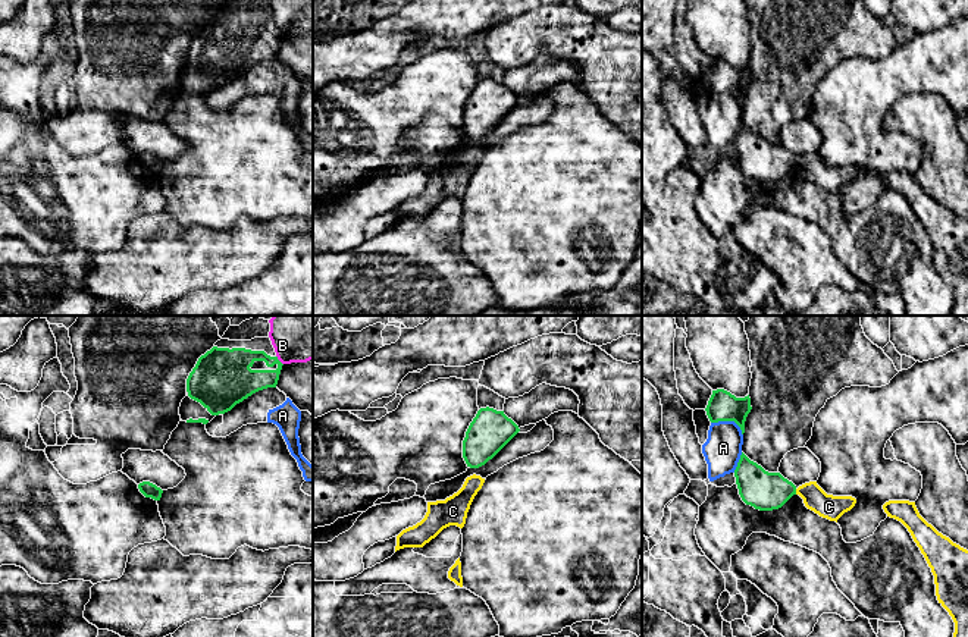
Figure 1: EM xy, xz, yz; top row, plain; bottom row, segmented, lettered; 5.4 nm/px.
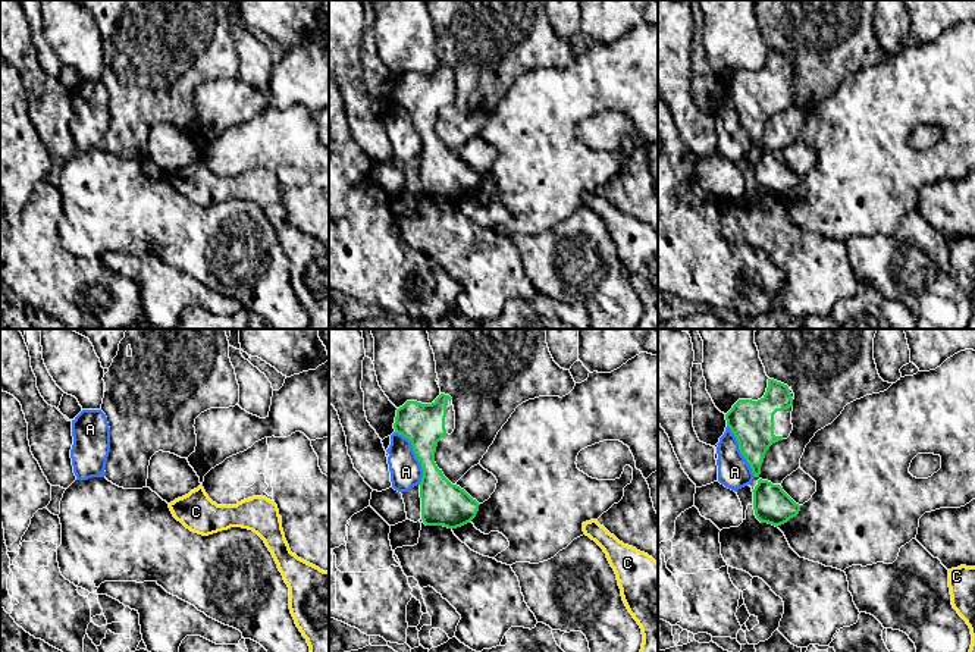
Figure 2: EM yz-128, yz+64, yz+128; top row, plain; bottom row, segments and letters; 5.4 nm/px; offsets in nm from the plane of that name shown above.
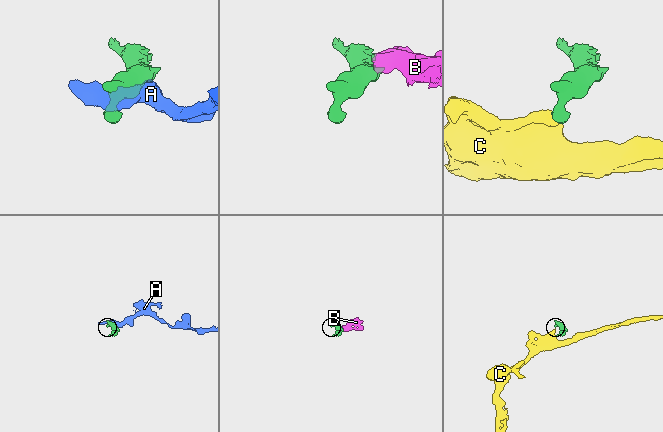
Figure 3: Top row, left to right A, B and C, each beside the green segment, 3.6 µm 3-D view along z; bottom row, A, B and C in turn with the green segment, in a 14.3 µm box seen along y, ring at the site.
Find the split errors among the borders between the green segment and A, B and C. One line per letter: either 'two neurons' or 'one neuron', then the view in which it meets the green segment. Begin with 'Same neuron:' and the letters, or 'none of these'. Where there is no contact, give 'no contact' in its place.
Same neuron: none of these
A: two neurons; meets green in yz
B: two neurons; meets green in xy
C: two neurons; meets green in yz

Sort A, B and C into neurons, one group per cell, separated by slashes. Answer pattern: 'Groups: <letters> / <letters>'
Groups: A / B / C

